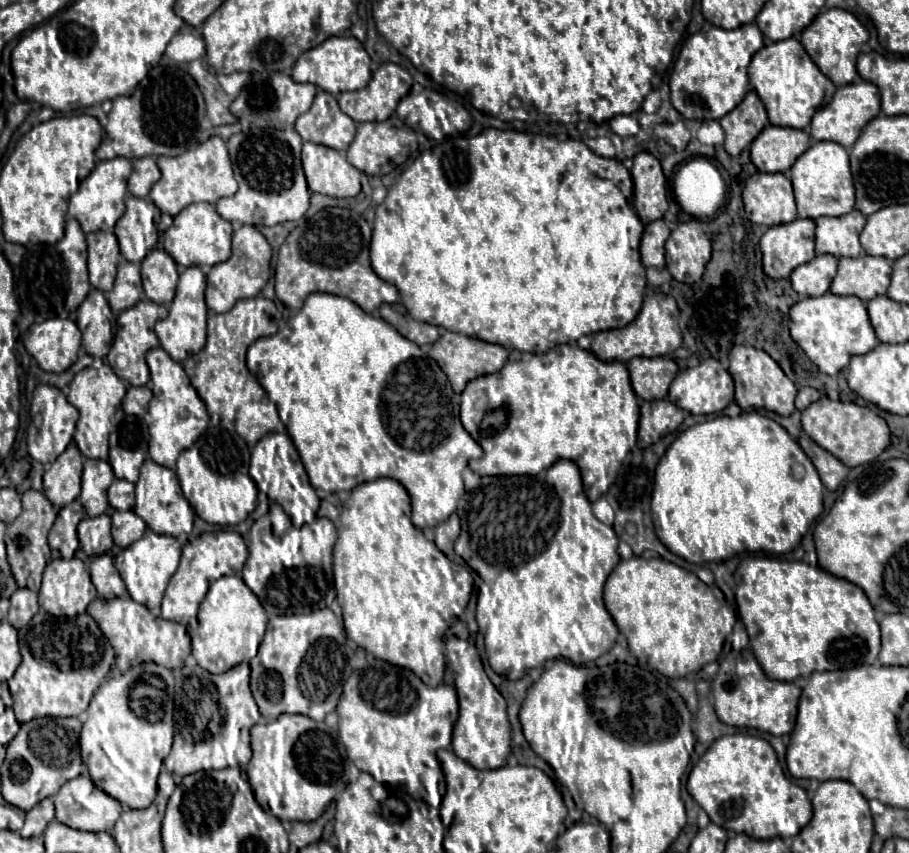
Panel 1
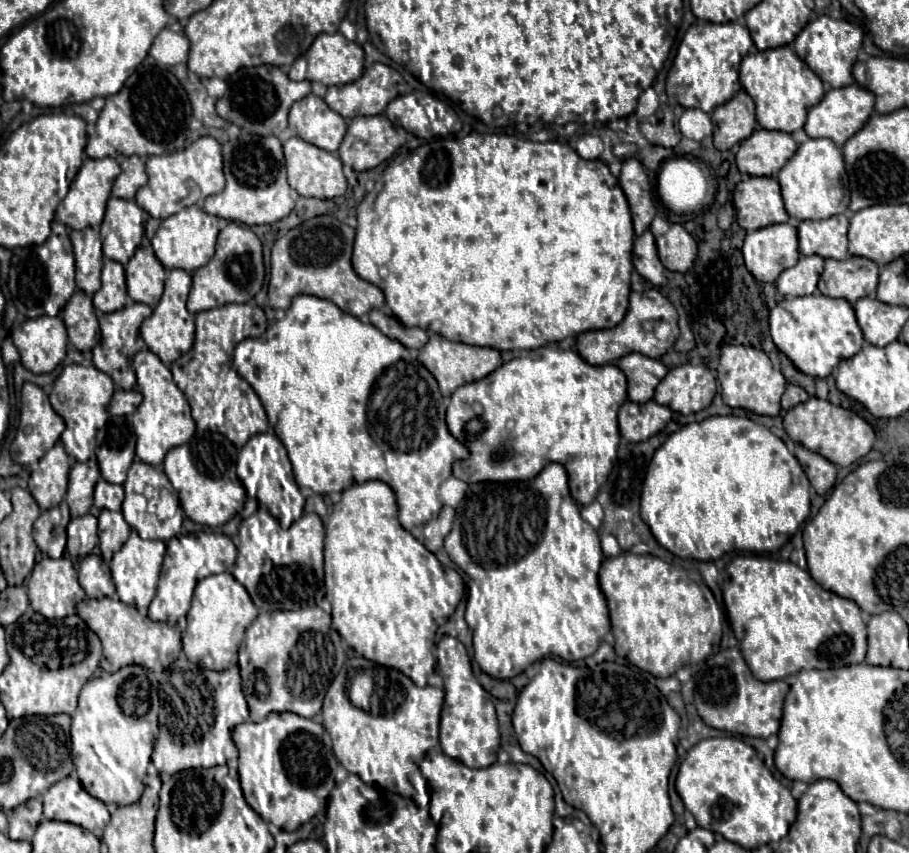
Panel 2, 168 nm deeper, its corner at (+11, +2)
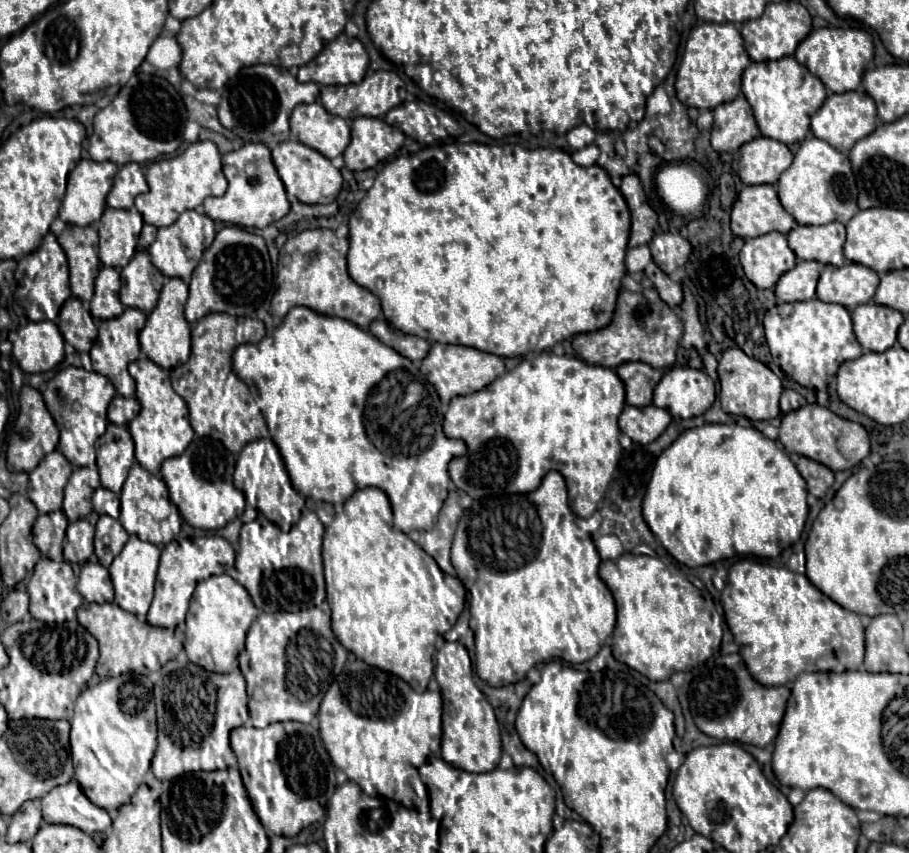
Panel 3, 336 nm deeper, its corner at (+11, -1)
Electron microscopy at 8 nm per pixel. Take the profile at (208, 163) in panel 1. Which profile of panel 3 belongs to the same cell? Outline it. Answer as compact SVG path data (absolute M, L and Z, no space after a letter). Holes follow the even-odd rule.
M211 140L191 144L181 156L157 160L147 170L149 191L135 198L135 208L147 224L155 228L171 226L181 212L195 210L209 196L221 196L227 190L227 180L221 170L221 154Z

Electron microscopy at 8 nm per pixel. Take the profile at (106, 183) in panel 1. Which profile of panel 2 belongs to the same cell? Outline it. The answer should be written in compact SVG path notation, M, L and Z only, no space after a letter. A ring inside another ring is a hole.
M111 157L85 159L83 165L81 165L81 169L79 169L79 173L77 173L77 177L69 185L67 197L57 207L57 219L63 225L71 227L71 229L85 229L85 227L97 227L97 225L101 225L103 215L105 215L105 207L107 207L107 199L111 195L113 181L117 179L119 173L121 173L121 167Z

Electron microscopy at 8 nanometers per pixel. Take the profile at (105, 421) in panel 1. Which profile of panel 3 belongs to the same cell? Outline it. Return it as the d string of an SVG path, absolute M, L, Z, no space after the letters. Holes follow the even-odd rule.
M67 366L49 380L43 398L61 434L59 450L73 466L95 466L95 442L107 428L107 410L113 396L115 386L109 378L97 372L87 372L85 368Z

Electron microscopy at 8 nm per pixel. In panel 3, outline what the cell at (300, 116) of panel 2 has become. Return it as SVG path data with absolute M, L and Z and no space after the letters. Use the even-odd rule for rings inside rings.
M319 102L313 104L299 104L291 114L291 138L299 140L301 144L325 154L325 158L333 160L345 152L349 146L349 126L343 118L329 114Z

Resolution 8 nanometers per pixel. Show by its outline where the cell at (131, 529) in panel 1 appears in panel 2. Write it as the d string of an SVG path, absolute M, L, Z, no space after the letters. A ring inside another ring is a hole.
M107 509L101 511L101 515L99 515L99 547L101 547L103 559L107 563L113 557L113 553L123 547L123 543L125 543L125 539L129 539L129 535L131 535L131 527L123 519L123 513L107 511Z

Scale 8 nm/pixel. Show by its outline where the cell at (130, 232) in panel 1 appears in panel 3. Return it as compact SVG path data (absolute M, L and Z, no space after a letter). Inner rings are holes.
M107 208L97 223L99 235L98 256L103 266L127 266L133 258L139 232L143 228L141 214L131 210Z

